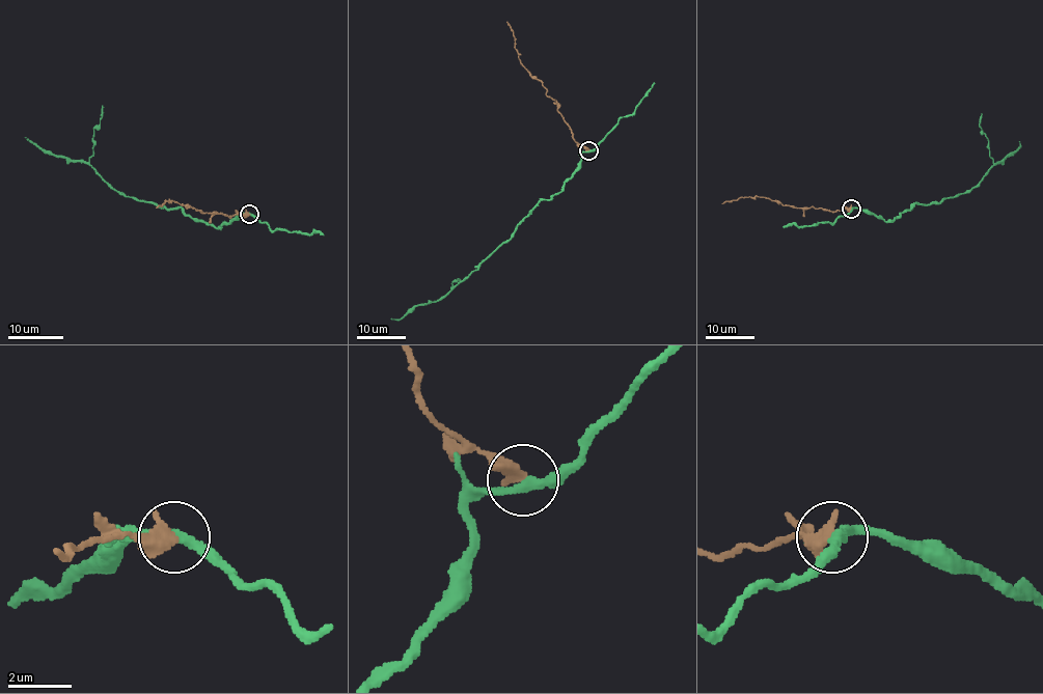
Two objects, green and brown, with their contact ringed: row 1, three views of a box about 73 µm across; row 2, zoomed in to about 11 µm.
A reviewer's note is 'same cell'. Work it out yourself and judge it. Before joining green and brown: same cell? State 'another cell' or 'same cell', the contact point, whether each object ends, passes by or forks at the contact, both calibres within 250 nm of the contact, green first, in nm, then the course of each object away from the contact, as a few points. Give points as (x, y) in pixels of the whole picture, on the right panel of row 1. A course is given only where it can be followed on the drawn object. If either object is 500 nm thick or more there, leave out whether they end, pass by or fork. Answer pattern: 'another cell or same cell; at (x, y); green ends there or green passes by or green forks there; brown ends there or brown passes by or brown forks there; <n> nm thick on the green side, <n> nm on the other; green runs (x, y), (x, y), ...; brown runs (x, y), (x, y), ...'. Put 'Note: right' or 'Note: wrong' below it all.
another cell; at (851, 209); green passes by; brown ends there; 280 nm thick on the green side, 420 nm on the other; green runs (851, 209), (868, 211), (893, 221), (916, 203), (938, 203), (968, 192), (1020, 146), (1018, 141); brown runs (851, 209), (795, 207), (762, 197), (739, 197), (722, 203)
Note: wrong

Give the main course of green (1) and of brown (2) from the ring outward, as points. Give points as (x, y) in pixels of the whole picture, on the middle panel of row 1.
1: (588, 150), (580, 154), (580, 167), (560, 192), (542, 199), (477, 268), (443, 296), (391, 317)
2: (588, 150), (575, 141), (556, 103), (520, 61), (515, 38), (506, 22)

